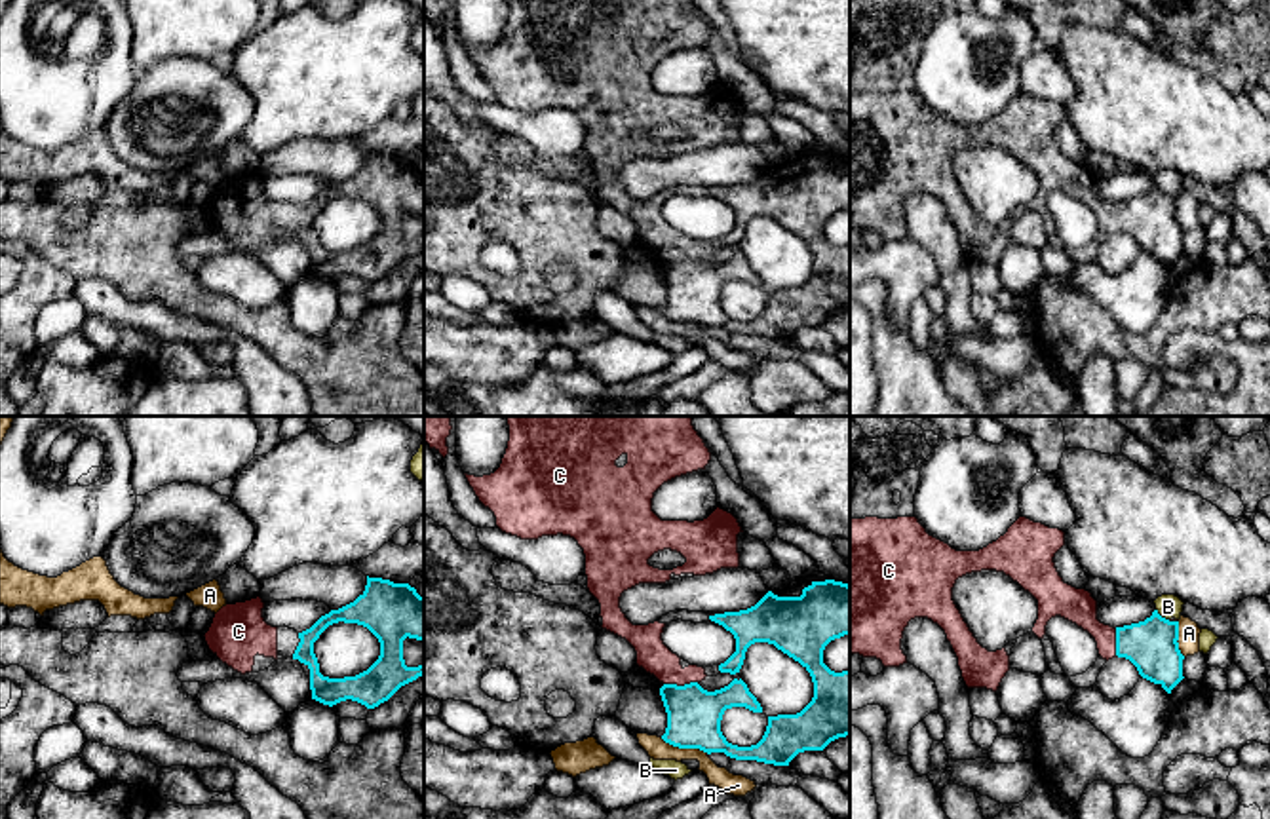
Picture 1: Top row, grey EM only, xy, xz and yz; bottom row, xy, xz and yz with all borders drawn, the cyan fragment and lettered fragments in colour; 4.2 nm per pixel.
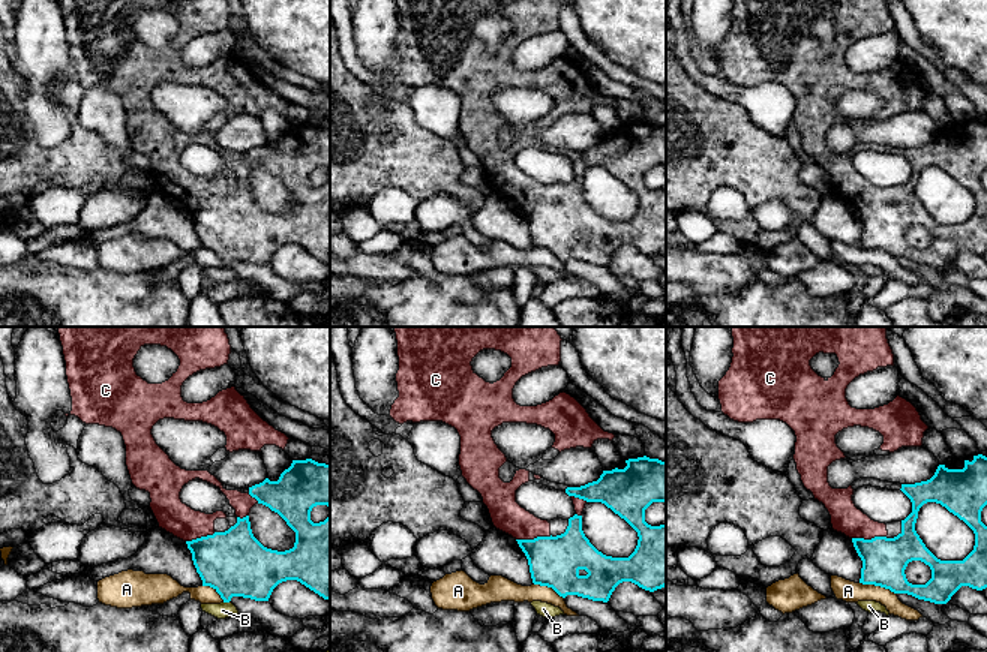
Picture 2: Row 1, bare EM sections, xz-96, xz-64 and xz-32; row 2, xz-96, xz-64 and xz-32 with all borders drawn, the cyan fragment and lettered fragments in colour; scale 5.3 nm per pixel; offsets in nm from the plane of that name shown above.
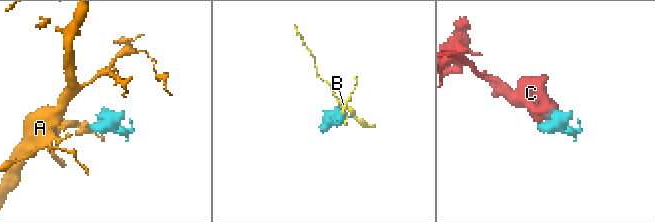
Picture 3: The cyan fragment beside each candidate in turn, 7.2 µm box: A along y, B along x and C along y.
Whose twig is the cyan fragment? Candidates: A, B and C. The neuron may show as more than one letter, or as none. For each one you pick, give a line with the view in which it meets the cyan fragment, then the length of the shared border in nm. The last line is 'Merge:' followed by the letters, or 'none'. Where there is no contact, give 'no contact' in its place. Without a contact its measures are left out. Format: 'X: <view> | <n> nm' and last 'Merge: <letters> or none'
C: xz | 140 nm
Merge: C

